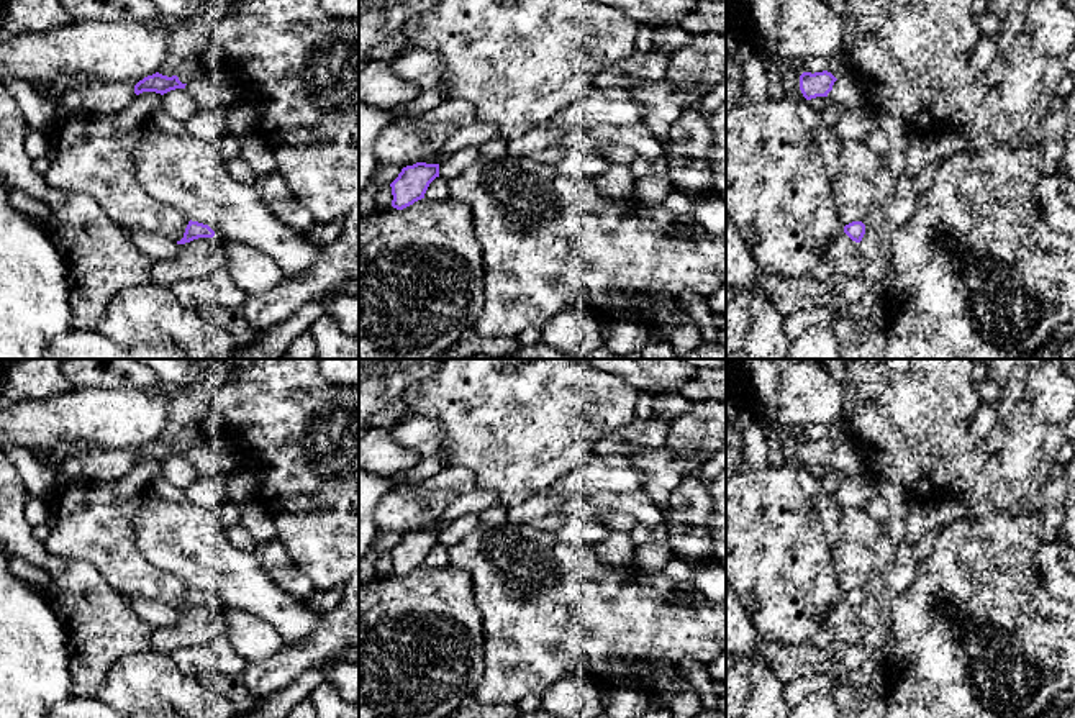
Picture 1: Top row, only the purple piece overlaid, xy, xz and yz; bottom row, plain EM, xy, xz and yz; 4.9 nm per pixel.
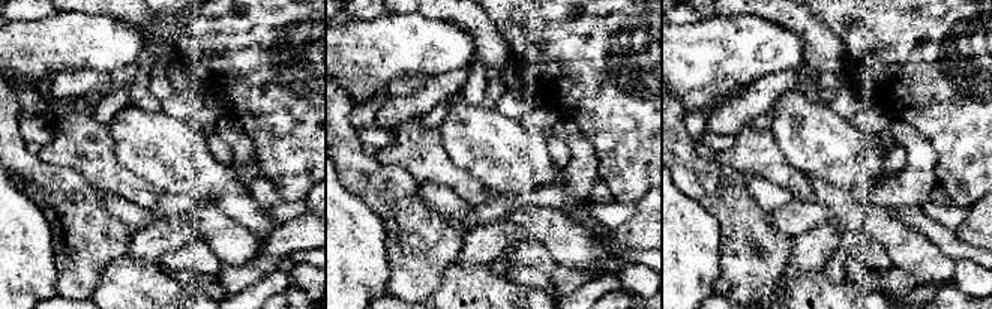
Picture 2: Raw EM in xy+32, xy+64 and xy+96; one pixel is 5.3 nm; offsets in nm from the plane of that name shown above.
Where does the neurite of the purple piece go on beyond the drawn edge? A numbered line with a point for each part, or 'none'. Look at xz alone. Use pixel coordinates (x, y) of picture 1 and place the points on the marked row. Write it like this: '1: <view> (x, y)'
none

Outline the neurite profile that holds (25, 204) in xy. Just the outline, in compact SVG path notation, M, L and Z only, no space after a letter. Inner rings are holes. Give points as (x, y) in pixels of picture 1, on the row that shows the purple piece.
M2 175L0 185L7 190L10 205L21 215L26 215L34 221L49 221L52 218L52 211L48 205L44 205L41 200L33 198L28 193L10 189Z

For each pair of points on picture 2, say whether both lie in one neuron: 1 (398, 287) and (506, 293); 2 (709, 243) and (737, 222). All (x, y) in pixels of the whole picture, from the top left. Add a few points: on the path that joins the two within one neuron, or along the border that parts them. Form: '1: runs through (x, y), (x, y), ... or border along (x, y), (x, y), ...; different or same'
1: border along (456, 260), (444, 270), (441, 282), (431, 293); different
2: border along (700, 206), (719, 225), (721, 270); different

